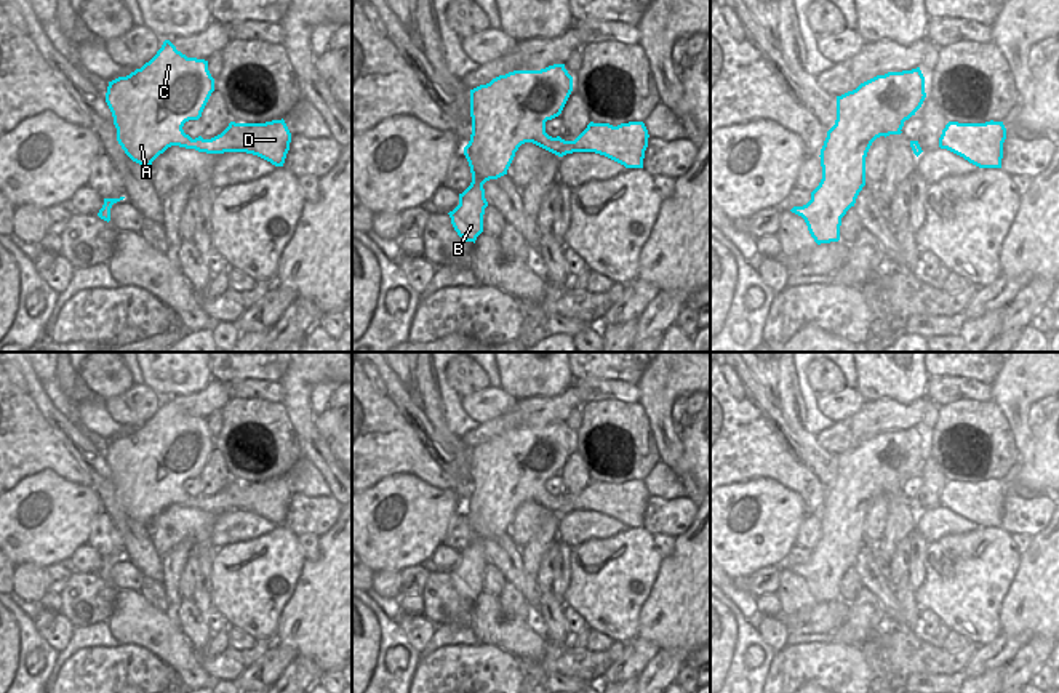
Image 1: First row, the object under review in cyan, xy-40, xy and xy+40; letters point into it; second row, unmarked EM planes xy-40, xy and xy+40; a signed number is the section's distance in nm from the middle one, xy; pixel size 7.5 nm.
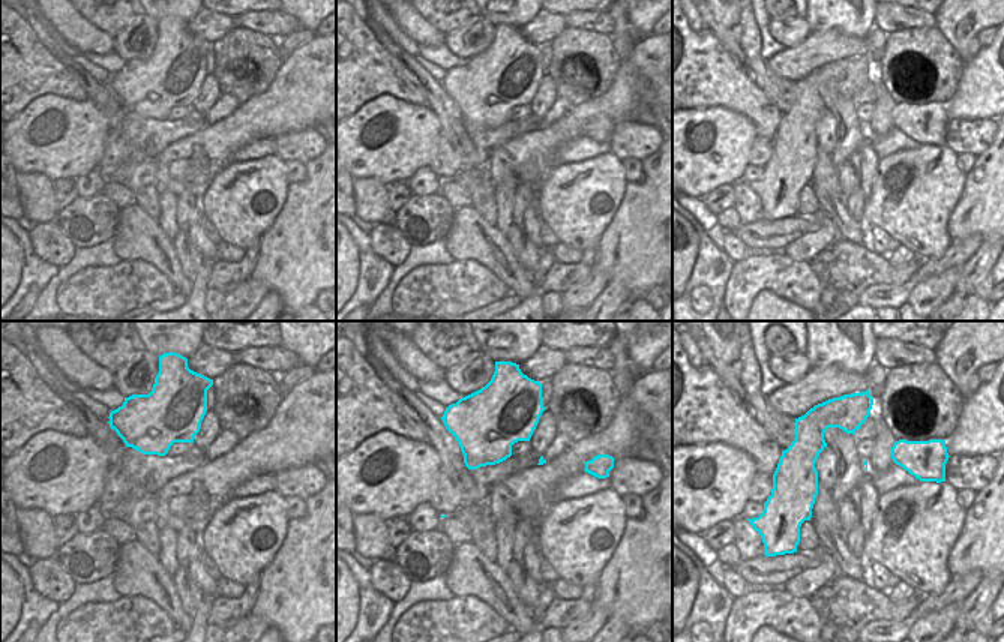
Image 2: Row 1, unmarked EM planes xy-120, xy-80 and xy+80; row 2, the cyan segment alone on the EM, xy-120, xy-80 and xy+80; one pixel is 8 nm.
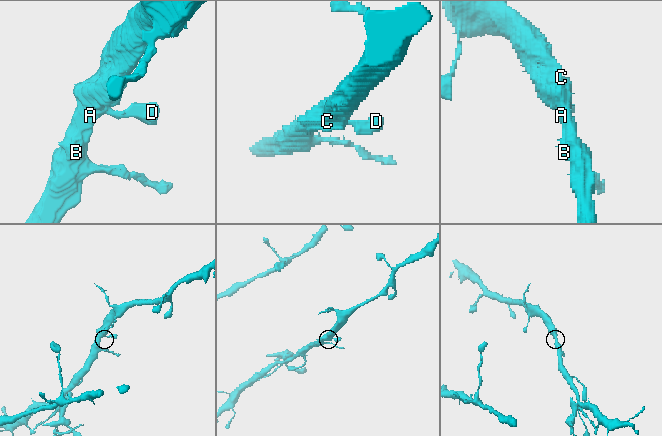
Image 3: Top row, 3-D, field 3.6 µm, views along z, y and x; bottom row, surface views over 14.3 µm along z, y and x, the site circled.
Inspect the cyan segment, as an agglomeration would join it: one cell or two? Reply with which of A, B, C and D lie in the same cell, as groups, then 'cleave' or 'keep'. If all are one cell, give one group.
A B C D; keep

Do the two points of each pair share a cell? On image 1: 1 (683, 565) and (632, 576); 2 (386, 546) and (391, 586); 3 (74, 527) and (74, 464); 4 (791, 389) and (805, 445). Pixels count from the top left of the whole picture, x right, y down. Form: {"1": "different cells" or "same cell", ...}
{"1": "different cells", "2": "different cells", "3": "different cells", "4": "same cell"}

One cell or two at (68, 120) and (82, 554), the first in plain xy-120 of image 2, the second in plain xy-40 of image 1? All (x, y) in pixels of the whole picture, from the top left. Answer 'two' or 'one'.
two

